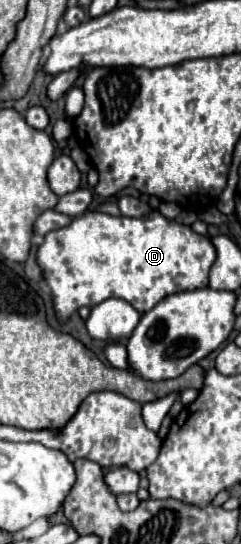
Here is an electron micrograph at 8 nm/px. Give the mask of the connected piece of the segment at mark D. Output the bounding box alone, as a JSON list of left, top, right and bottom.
[36,210,216,324]

